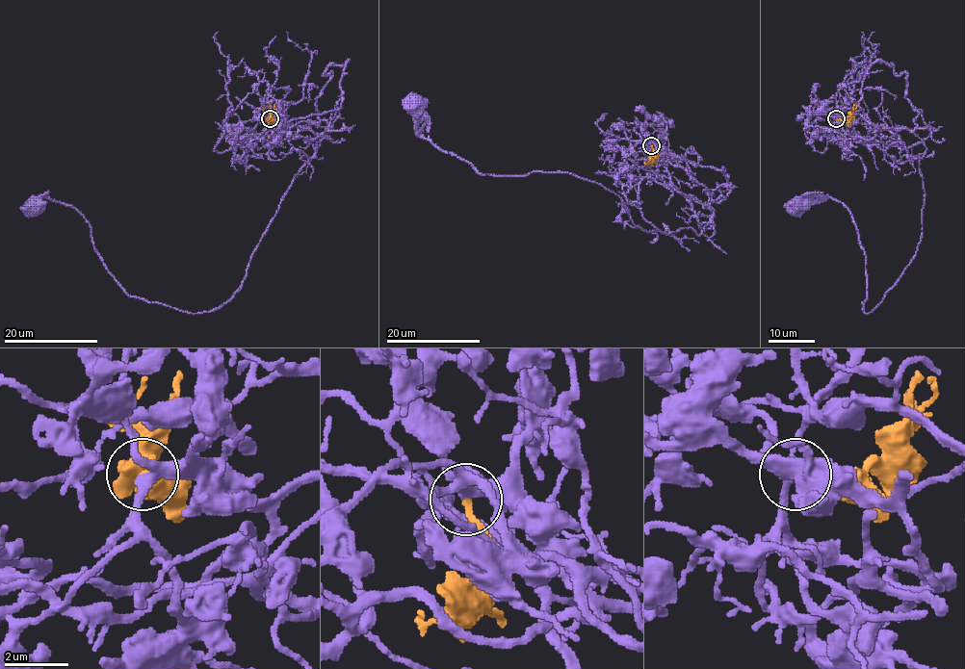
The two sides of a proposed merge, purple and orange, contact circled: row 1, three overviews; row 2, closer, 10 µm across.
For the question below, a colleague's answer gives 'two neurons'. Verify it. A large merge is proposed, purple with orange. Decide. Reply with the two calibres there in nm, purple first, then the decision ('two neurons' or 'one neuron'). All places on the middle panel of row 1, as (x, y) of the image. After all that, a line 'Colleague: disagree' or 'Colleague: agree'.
280 nm thick on the purple side, 220 nm on the other; one neuron
Colleague: disagree

